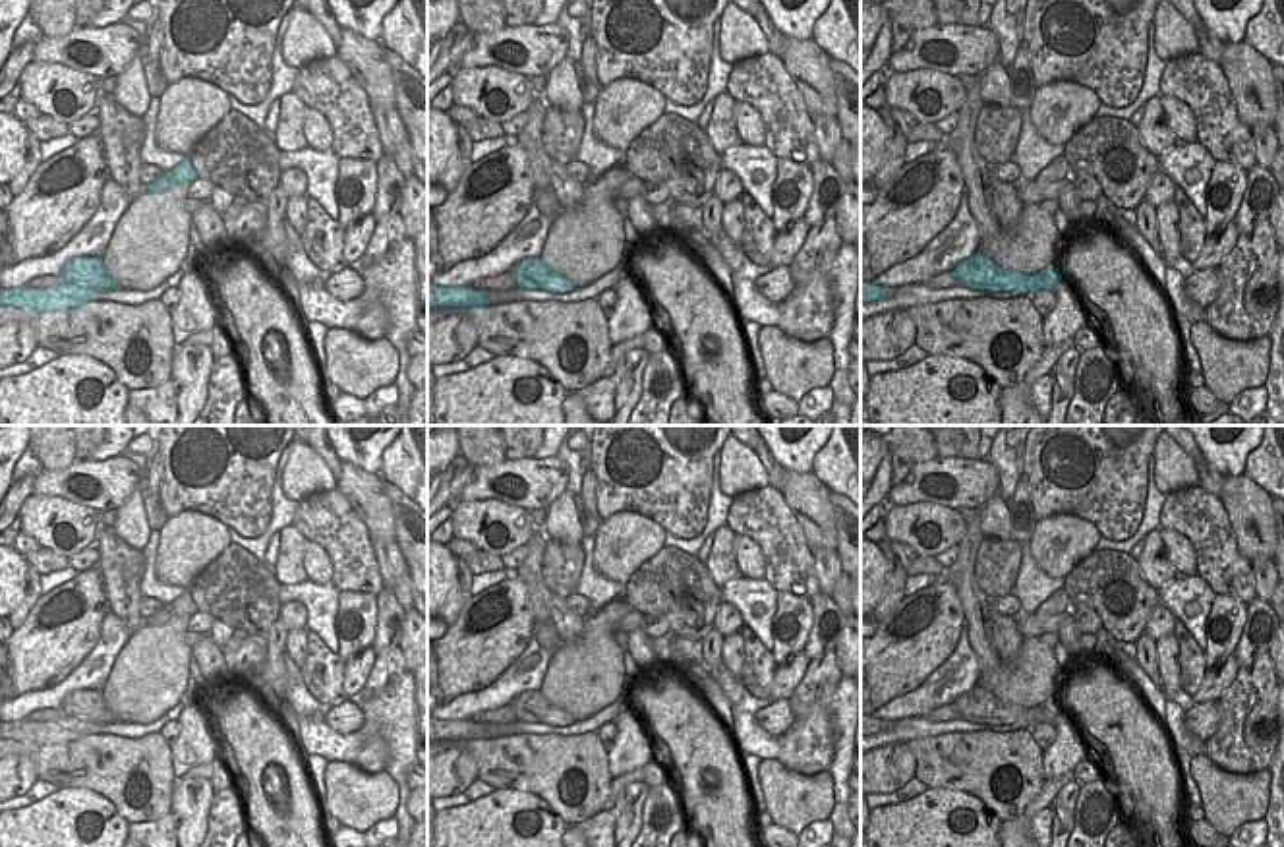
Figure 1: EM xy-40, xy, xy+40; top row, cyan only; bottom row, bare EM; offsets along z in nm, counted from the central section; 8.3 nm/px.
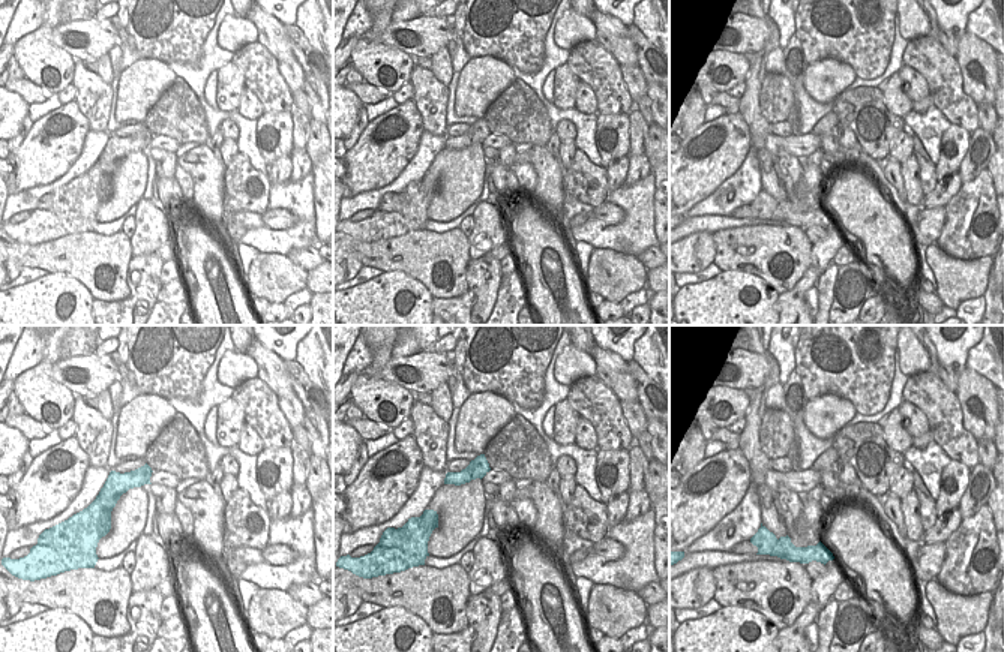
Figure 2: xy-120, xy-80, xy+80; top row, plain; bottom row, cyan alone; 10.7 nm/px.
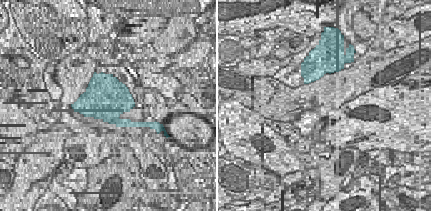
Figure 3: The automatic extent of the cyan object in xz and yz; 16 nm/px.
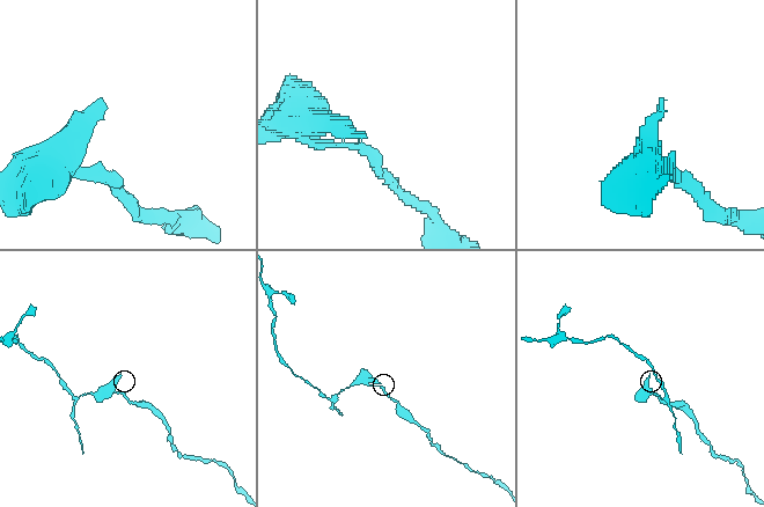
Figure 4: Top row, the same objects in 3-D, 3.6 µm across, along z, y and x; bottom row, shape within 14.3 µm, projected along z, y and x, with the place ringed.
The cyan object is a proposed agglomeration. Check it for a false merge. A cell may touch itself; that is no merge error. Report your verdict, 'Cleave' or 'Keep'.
Cleave

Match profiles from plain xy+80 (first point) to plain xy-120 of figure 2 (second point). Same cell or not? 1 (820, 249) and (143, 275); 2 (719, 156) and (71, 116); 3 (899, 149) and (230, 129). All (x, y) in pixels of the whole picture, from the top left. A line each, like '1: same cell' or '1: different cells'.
1: different cells
2: same cell
3: same cell

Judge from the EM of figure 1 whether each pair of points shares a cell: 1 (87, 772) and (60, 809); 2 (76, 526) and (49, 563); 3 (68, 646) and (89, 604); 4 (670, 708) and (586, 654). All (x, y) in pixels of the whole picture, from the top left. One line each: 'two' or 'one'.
1: two
2: two
3: one
4: two

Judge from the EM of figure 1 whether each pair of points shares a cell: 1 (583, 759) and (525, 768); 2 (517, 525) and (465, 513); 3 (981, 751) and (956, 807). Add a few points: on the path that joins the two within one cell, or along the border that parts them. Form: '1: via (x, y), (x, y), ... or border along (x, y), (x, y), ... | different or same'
1: via (569, 766), (538, 766) | same
2: via (503, 521), (494, 519), (486, 511), (478, 513) | same
3: border along (929, 788), (967, 791), (998, 818) | different

